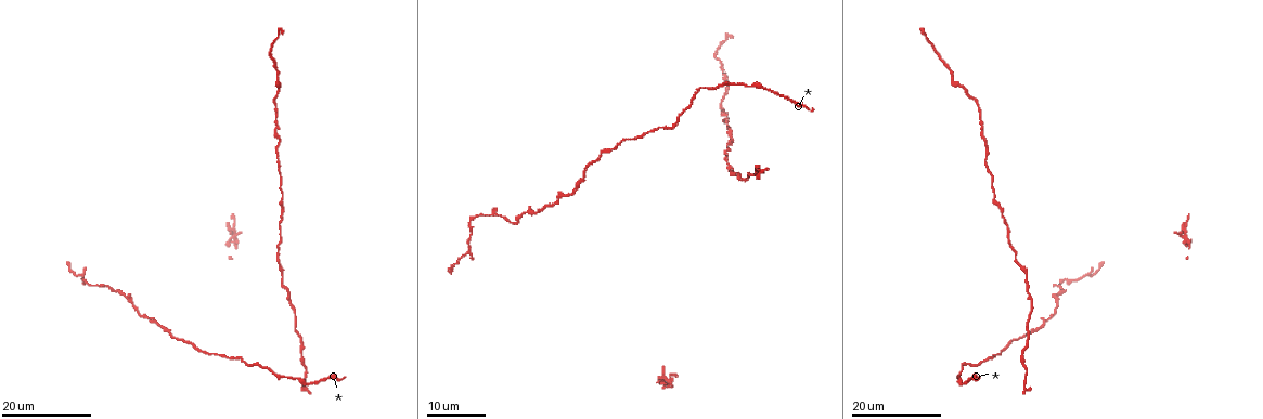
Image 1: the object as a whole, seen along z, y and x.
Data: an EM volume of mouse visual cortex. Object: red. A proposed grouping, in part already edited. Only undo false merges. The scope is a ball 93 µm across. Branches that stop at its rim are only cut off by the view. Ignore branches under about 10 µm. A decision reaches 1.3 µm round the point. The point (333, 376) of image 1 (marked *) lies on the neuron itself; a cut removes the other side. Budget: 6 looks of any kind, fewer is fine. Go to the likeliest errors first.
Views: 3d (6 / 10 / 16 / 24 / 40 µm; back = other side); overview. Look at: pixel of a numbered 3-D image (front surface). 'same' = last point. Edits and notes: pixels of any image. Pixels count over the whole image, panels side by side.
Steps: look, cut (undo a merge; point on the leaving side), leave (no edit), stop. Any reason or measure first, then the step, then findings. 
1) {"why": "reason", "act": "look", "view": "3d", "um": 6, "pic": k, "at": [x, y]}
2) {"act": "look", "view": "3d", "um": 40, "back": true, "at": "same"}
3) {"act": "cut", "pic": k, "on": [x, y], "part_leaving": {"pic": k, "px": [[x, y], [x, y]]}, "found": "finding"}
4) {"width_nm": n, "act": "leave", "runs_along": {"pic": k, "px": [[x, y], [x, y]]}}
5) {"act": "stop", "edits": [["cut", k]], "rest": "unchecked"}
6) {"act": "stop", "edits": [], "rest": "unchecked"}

{"why": "branch point", "act": "look", "view": "3d", "um": 24, "pic": 1, "at": [131, 298]}

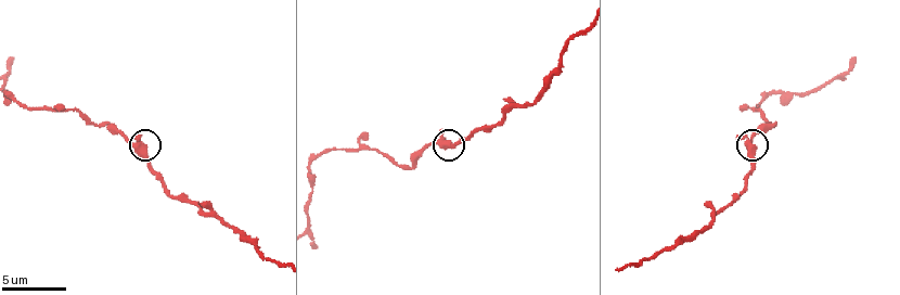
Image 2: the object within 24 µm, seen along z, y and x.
{"act": "look", "view": "3d", "um": 6, "pic": 2, "at": [751, 145]}

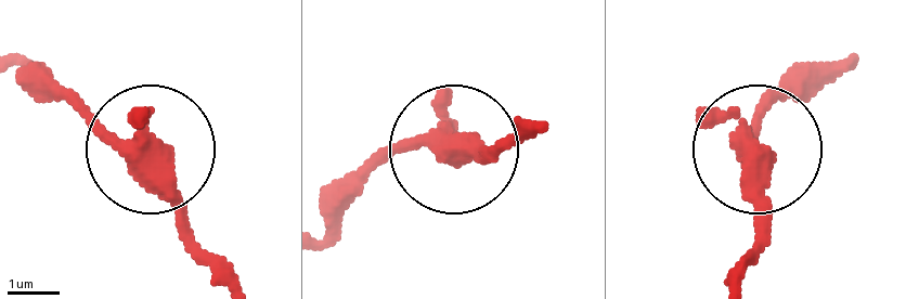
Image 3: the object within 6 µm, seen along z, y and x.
{"arms": 3, "act": "leave", "runs_along": {"pic": 3, "px": [[732, 273], [753, 234], [753, 117], [788, 70]]}, "found": "all the same neuron"}

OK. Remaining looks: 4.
{"why": "sudden change in width", "act": "look", "view": "3d", "um": 16, "pic": 2, "at": [698, 230]}

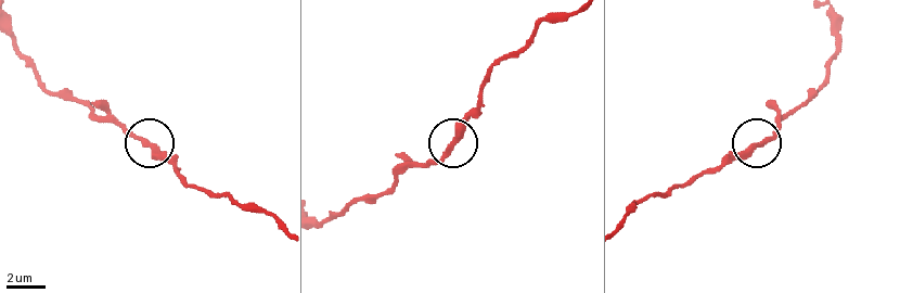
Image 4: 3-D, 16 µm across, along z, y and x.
{"act": "look", "view": "3d", "um": 6, "pic": 4, "at": [758, 143]}

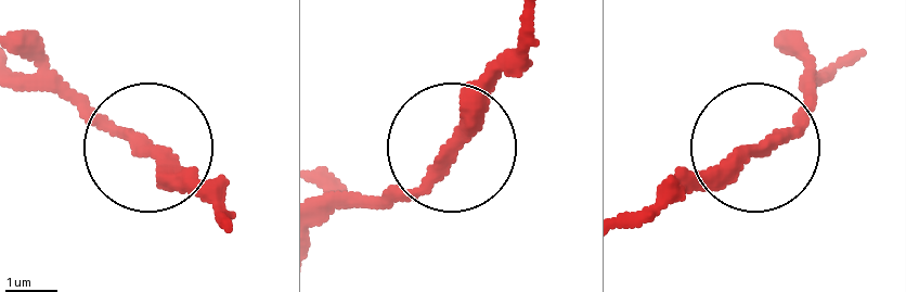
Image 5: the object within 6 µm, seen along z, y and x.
{"width_nm": 310, "act": "leave", "runs_along": {"pic": 5, "px": [[535, 14], [432, 169], [372, 204]]}, "found": "continuous, no second neuron"}

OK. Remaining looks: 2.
{"act": "look", "view": "3d", "um": 16, "pic": 1, "at": [282, 271]}

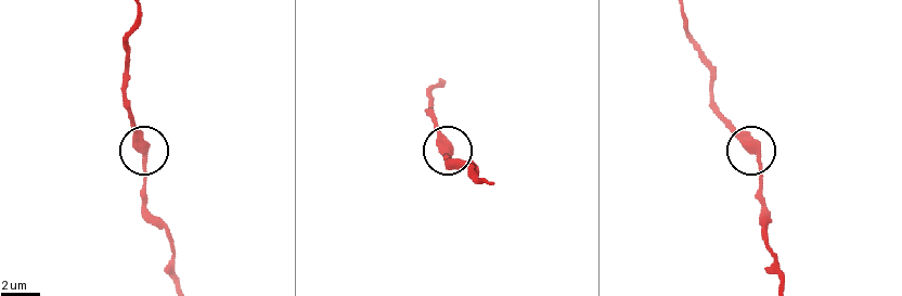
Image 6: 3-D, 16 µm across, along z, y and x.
{"why": "closer look", "act": "look", "view": "3d", "um": 6, "pic": 6, "at": [757, 146]}

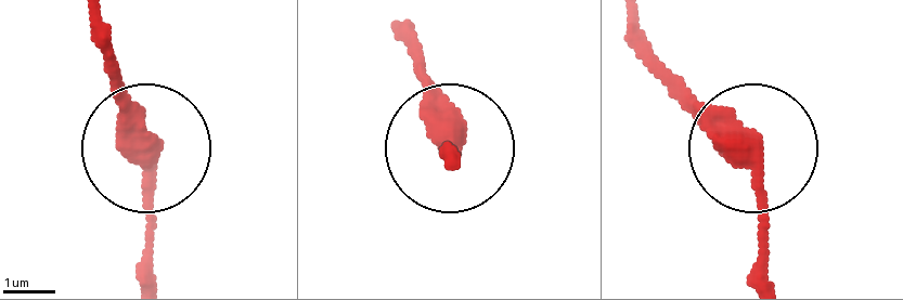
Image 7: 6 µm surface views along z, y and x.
{"width_nm": 410, "act": "leave", "runs_along": {"pic": 7, "px": [[455, 158], [452, 106], [409, 20]]}, "found": "all the same neuron"}

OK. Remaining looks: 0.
{"act": "stop", "edits": [], "rest": "unchecked"}

